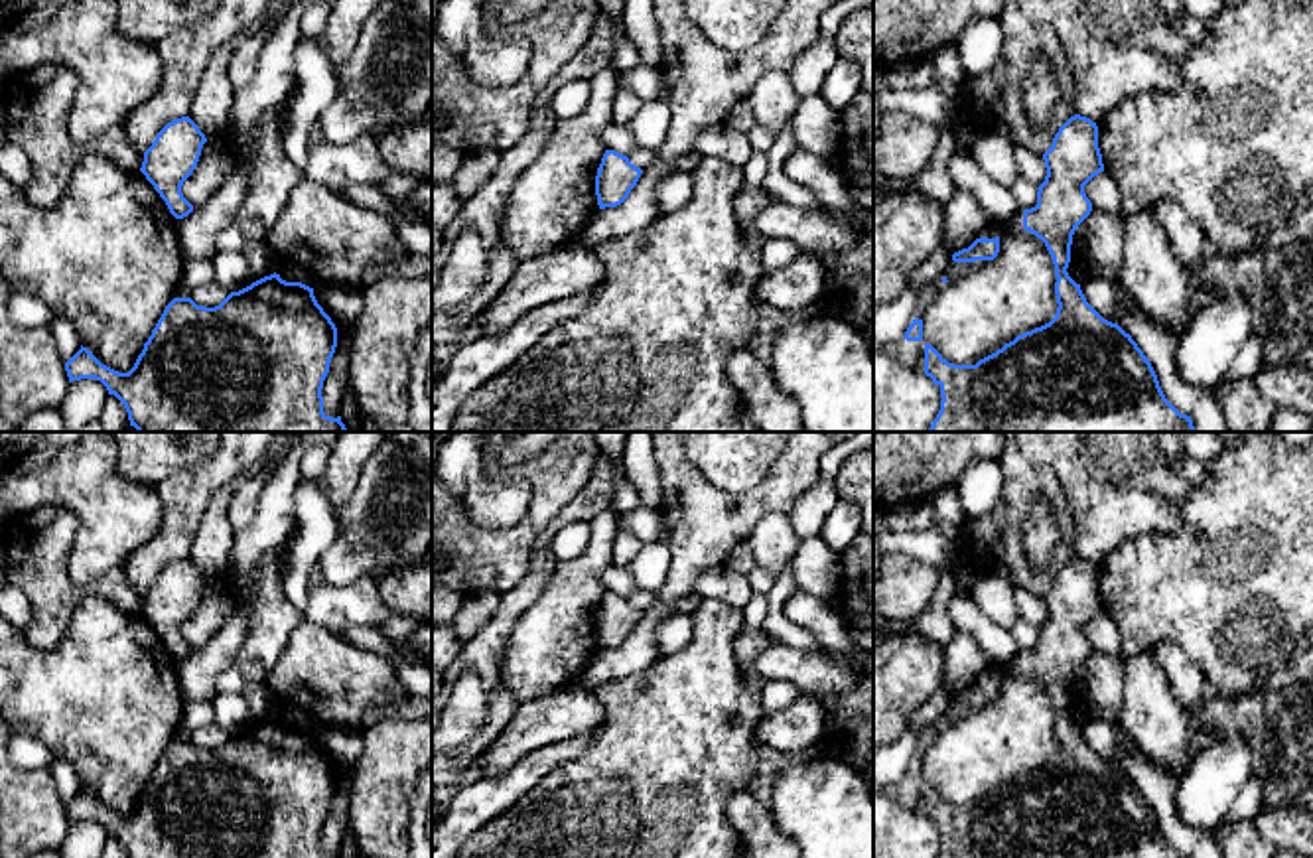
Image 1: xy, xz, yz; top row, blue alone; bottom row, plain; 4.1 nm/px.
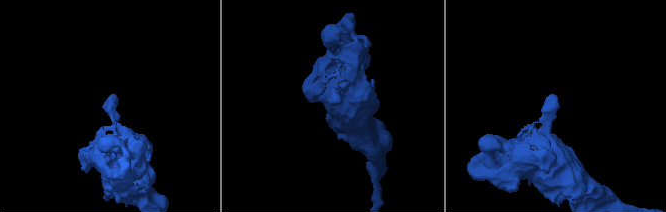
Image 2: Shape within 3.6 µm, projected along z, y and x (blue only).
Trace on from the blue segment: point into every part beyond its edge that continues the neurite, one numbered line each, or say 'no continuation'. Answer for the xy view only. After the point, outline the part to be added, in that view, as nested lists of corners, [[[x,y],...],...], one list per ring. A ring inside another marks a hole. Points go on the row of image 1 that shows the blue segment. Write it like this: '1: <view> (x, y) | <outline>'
no continuation

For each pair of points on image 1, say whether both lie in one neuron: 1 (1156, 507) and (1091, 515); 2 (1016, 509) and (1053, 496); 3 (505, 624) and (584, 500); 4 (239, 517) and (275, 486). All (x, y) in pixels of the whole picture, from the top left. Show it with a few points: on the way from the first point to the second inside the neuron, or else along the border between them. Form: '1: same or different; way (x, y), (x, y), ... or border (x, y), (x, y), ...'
1: same; way (1140, 511), (1106, 515)
2: same; way (1026, 500), (1032, 494), (1043, 494)
3: same; way (525, 592), (543, 569), (543, 549), (552, 529)
4: different; border (267, 466), (255, 515), (235, 533)

